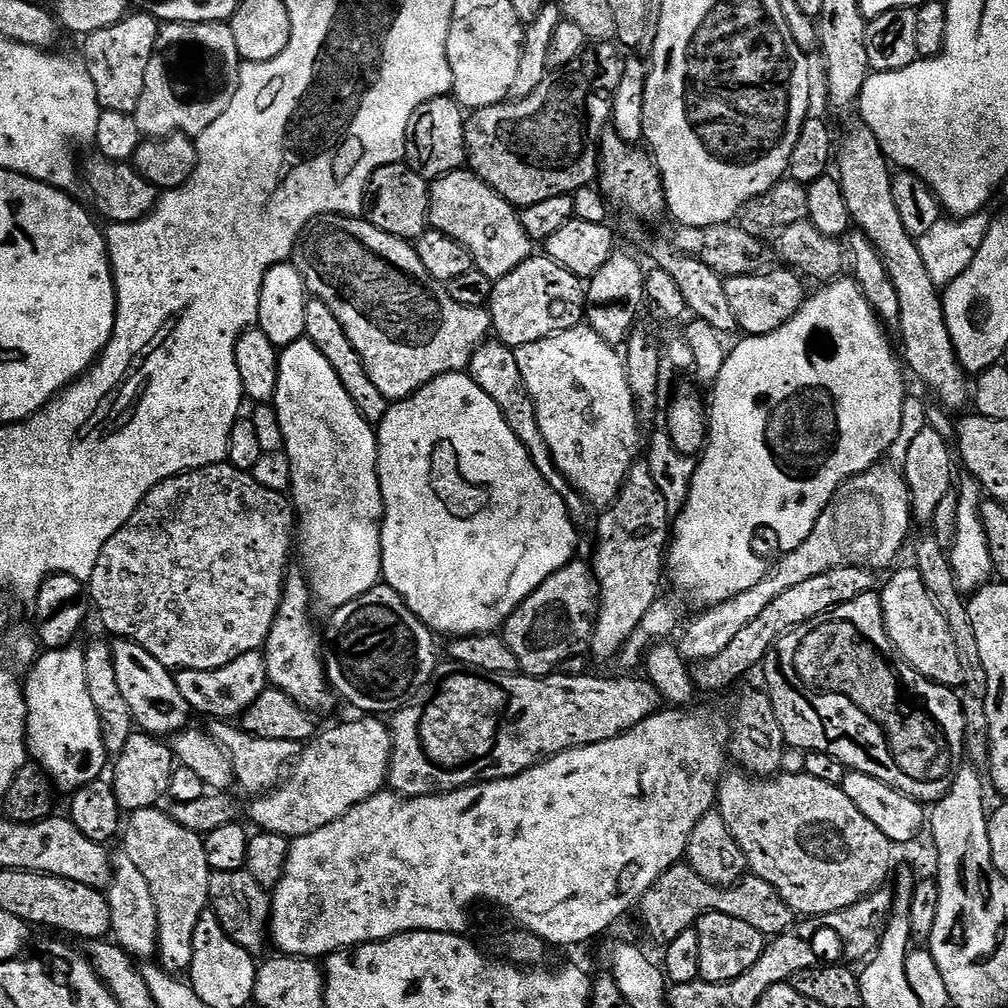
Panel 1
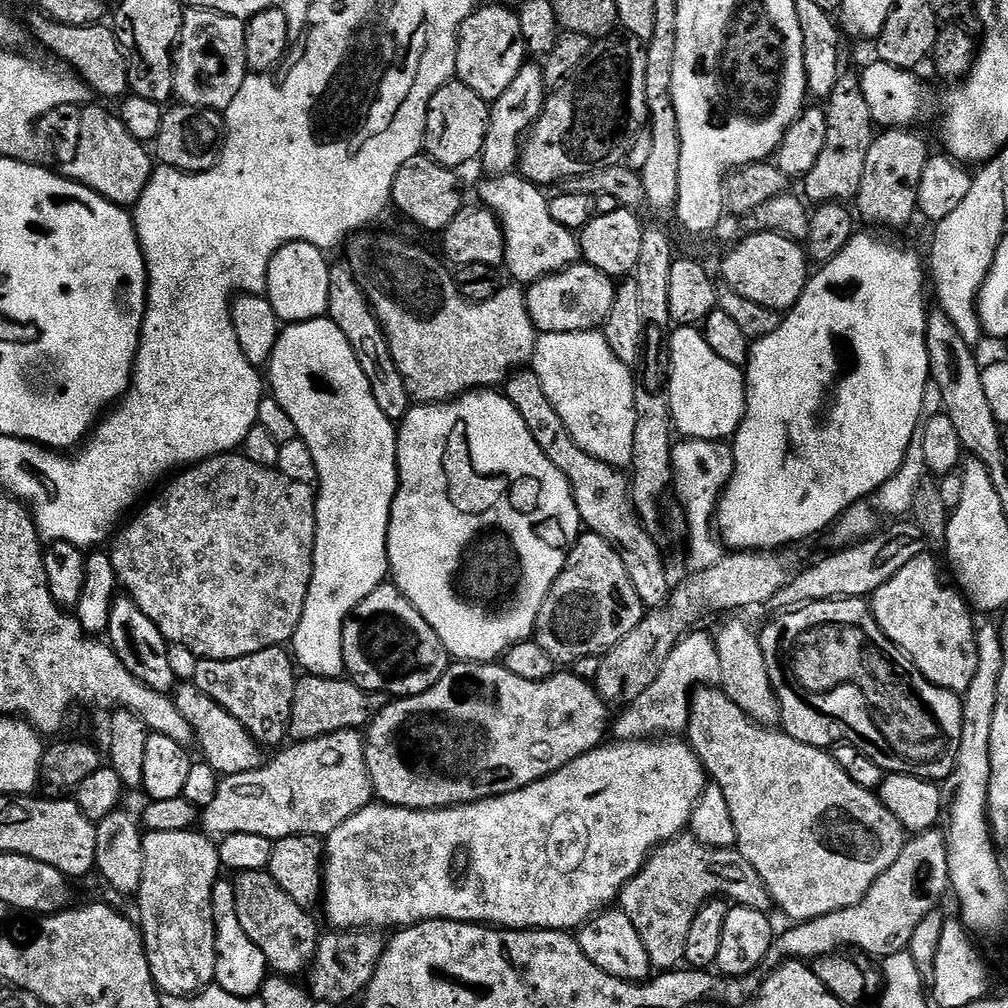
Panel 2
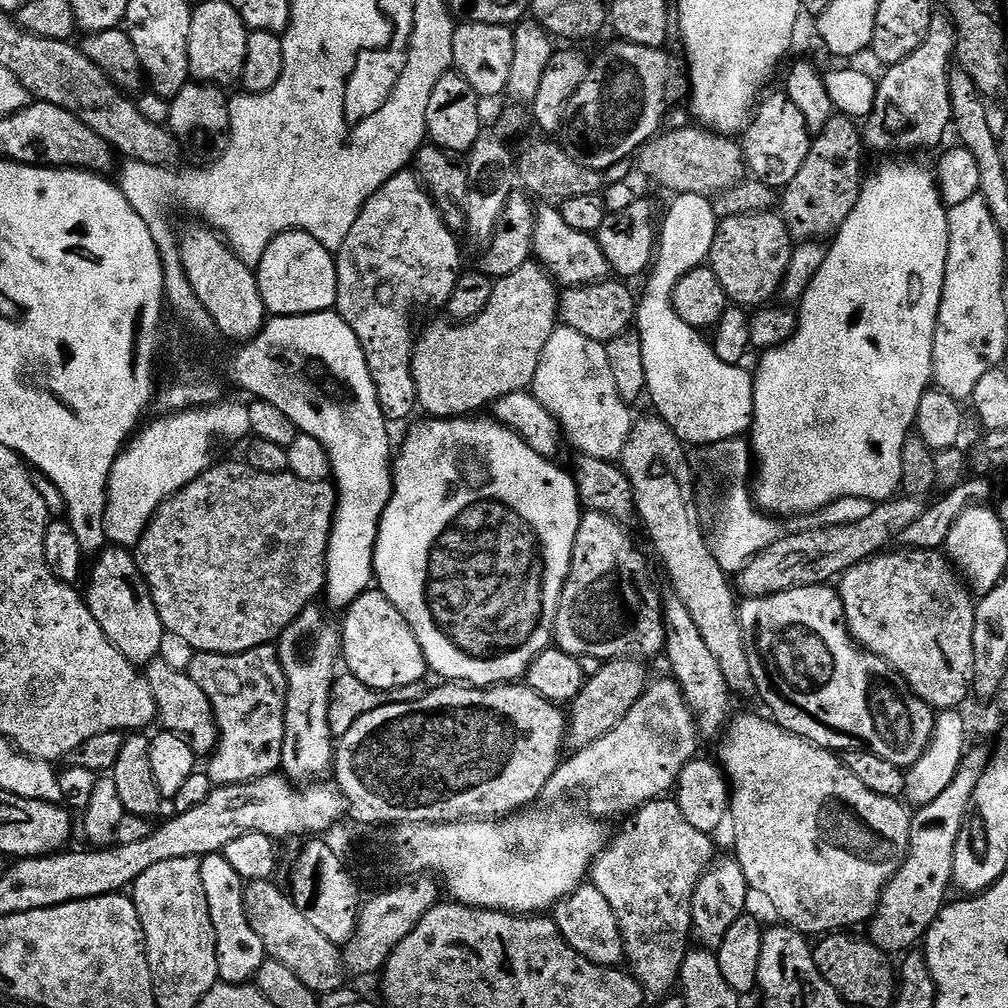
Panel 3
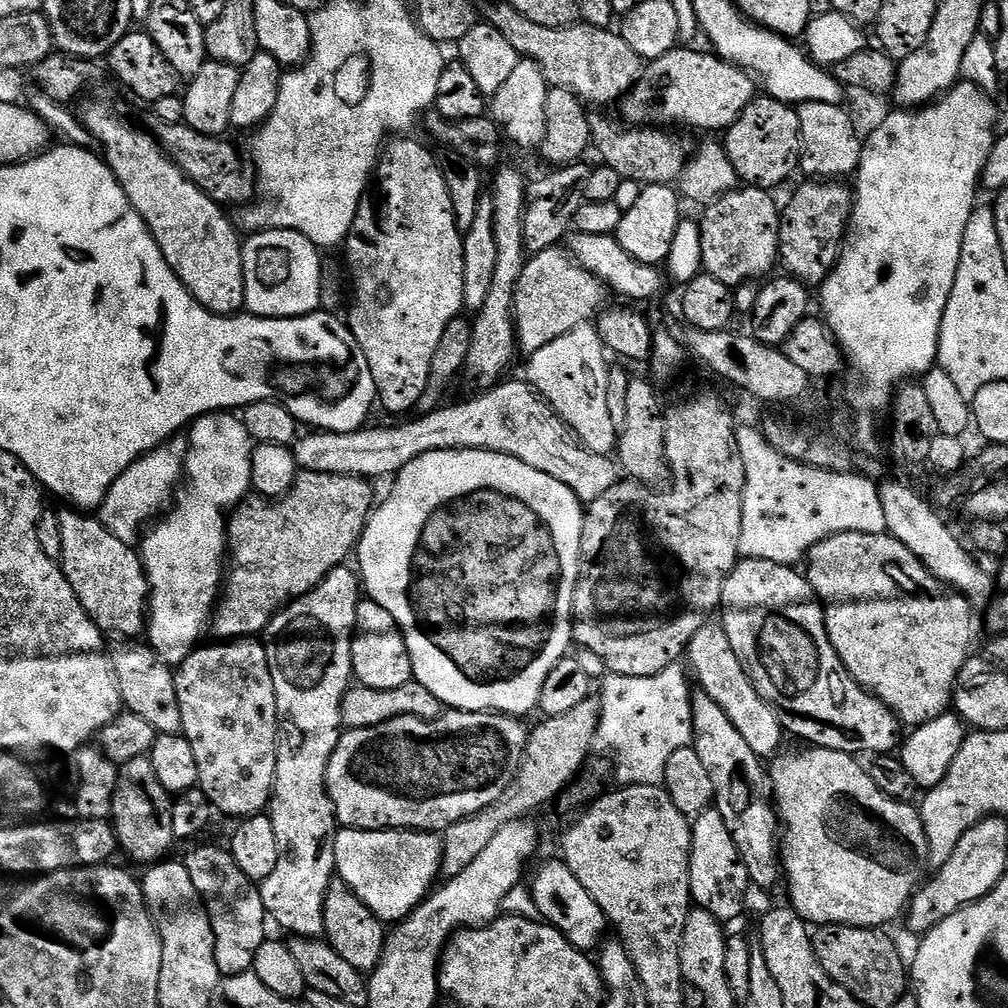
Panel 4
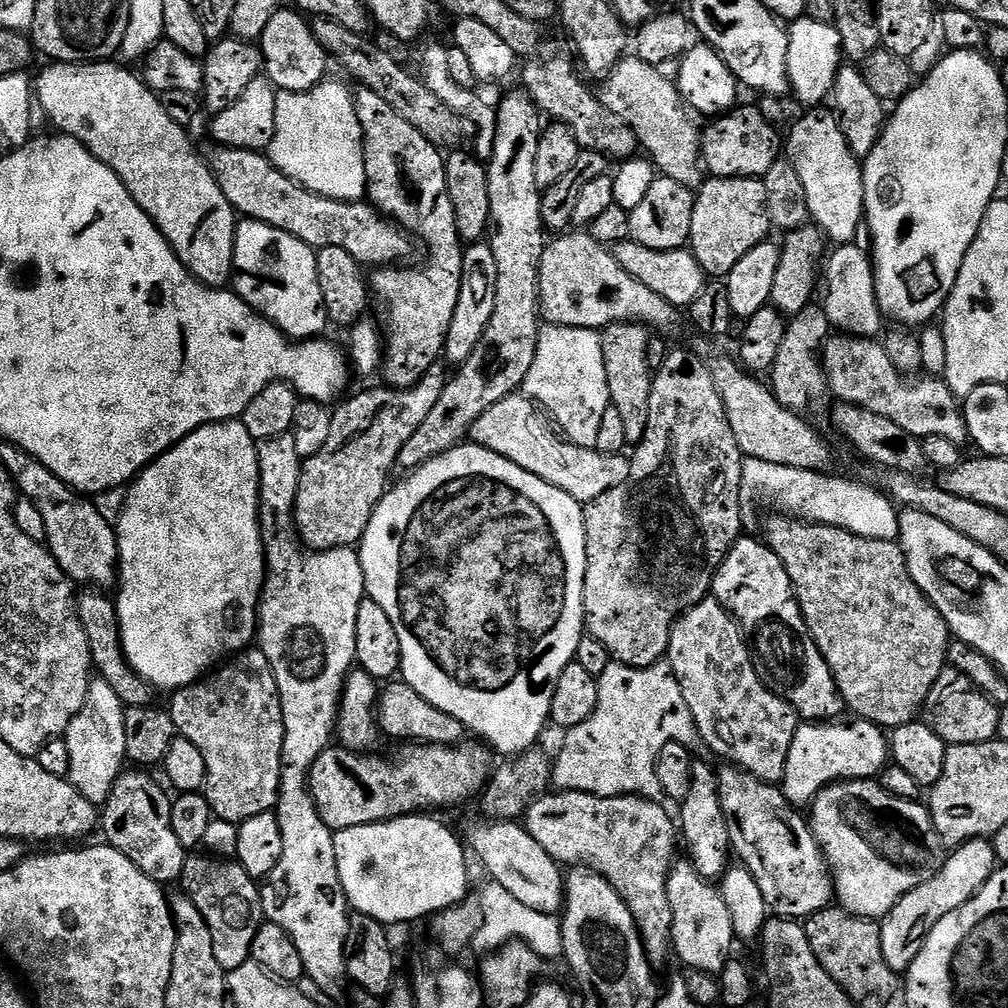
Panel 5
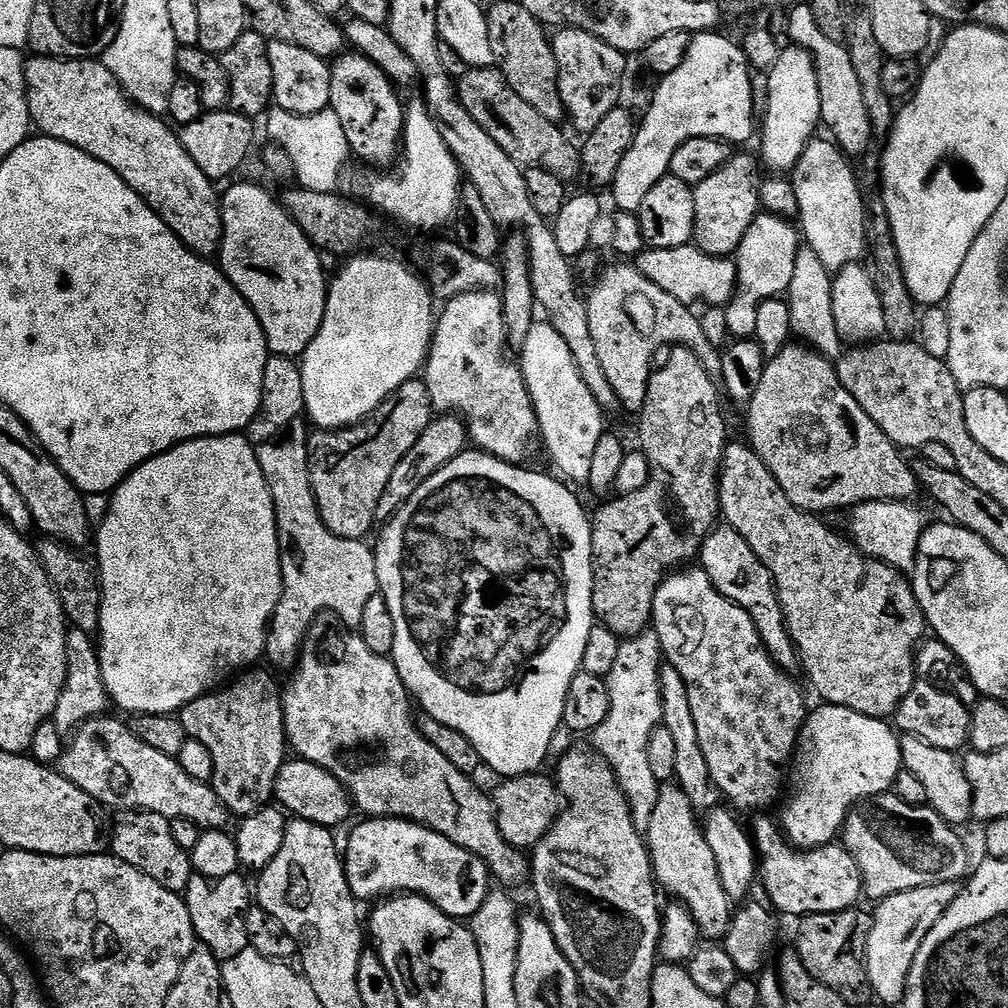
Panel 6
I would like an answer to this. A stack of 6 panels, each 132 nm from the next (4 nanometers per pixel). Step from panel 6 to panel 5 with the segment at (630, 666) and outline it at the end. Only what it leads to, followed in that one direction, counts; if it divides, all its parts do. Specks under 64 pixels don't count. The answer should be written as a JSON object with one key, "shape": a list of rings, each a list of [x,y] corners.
{"shape":[[[667,660],[646,668],[626,667],[625,664],[611,661],[597,680],[598,706],[586,722],[567,729],[563,735],[565,738],[558,758],[556,756],[552,762],[551,785],[557,791],[590,793],[598,797],[642,796],[661,801],[664,795],[656,775],[656,766],[663,747],[670,742],[678,742],[693,752],[695,757],[709,755],[673,668]]]}

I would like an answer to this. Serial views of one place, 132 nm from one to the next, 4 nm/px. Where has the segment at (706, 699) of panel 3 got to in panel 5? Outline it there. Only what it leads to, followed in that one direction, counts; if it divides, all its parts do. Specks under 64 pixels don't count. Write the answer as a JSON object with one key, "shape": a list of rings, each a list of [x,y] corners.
{"shape":[[[724,766],[718,772],[718,794],[722,802],[722,814],[730,830],[735,859],[746,870],[750,870],[750,874],[754,874],[754,882],[758,882],[758,890],[762,890],[762,898],[766,898],[766,906],[771,915],[807,918],[833,903],[834,881],[828,859],[814,838],[809,821],[800,817],[803,815],[792,807],[777,785],[762,782],[741,768]]]}

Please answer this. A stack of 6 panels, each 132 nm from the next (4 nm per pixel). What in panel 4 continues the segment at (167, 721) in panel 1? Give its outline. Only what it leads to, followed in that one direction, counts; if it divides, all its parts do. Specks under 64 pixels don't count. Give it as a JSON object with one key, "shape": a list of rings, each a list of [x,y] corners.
{"shape":[[[80,510],[59,513],[60,534],[62,536],[62,550],[58,561],[64,569],[64,576],[70,582],[74,594],[78,594],[78,602],[82,602],[82,610],[105,634],[120,636],[116,638],[136,638],[146,628],[148,614],[148,576],[144,573],[144,562],[135,547],[119,541],[104,529],[96,518]]]}

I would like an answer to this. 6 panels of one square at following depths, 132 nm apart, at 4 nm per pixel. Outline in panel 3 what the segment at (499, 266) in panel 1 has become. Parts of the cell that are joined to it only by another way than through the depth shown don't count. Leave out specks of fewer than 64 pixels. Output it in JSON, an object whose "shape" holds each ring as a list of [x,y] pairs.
{"shape":[[[537,207],[532,250],[535,259],[543,264],[549,276],[564,288],[581,288],[586,284],[599,284],[600,281],[609,279],[610,269],[606,254],[602,254],[602,246],[595,236],[572,229],[562,218],[559,207]]]}

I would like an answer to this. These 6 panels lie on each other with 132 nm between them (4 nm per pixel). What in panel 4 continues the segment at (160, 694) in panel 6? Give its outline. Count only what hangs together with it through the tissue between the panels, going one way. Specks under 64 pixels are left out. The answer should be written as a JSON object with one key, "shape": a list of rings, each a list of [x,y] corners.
{"shape":[[[228,410],[209,412],[208,415],[201,416],[191,425],[186,439],[187,456],[184,462],[182,483],[174,492],[176,505],[173,506],[172,513],[165,520],[157,519],[143,533],[138,544],[140,558],[144,562],[144,573],[148,576],[146,637],[148,636],[149,641],[147,640],[147,643],[152,651],[169,666],[178,666],[182,663],[193,648],[201,643],[200,635],[209,627],[212,613],[226,579],[226,549],[228,546],[226,513],[241,503],[249,495],[252,487],[250,458],[254,441],[239,415]]]}

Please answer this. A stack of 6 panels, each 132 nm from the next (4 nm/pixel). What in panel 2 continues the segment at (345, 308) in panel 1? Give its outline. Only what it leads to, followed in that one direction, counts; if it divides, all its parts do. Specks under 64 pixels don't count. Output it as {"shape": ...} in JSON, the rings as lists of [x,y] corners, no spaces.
{"shape":[[[356,234],[347,241],[346,264],[380,322],[386,352],[392,355],[390,363],[413,401],[435,404],[454,400],[469,390],[495,389],[503,385],[513,372],[523,369],[531,361],[538,333],[526,306],[523,287],[504,286],[499,294],[489,300],[466,300],[456,289],[453,273],[445,267],[439,255],[431,256],[426,249],[407,244],[396,236],[364,235],[368,234]]]}

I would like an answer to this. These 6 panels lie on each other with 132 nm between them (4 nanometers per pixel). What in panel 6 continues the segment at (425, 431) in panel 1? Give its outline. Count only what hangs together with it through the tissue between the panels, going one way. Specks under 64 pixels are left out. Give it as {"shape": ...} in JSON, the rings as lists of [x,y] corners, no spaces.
{"shape":[[[465,450],[461,456],[442,466],[434,478],[426,478],[426,482],[414,490],[414,498],[410,498],[410,502],[406,502],[406,506],[398,509],[396,515],[383,525],[384,533],[380,541],[374,544],[379,595],[386,598],[386,606],[390,606],[390,614],[394,618],[394,650],[391,659],[402,682],[408,687],[415,703],[425,708],[423,711],[427,715],[433,716],[447,728],[460,731],[472,742],[481,761],[487,766],[489,764],[500,778],[526,776],[543,769],[540,767],[552,748],[552,739],[556,731],[562,728],[566,690],[570,690],[574,674],[581,671],[586,642],[594,625],[592,521],[589,513],[584,513],[579,498],[571,492],[573,489],[555,475],[552,476],[531,472],[528,466],[507,464],[505,460],[489,456],[487,452]]]}

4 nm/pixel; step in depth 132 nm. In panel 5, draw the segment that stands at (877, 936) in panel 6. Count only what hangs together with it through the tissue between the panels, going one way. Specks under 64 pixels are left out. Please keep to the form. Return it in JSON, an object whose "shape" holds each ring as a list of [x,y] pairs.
{"shape":[[[991,839],[967,840],[959,848],[953,848],[947,853],[942,870],[930,878],[930,882],[922,882],[922,886],[914,886],[910,894],[906,894],[896,903],[894,910],[879,921],[882,934],[882,954],[886,954],[886,962],[890,970],[897,974],[907,973],[909,966],[918,958],[920,945],[924,943],[930,930],[946,918],[958,906],[970,902],[986,886],[986,882],[995,874],[998,861],[994,854]]]}

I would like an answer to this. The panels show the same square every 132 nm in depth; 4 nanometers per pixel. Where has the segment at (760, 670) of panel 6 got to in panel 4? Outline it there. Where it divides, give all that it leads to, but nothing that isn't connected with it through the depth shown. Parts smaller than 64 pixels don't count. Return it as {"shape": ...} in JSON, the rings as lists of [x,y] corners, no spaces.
{"shape":[[[719,623],[704,624],[698,634],[690,638],[686,668],[695,687],[705,692],[726,712],[726,718],[730,718],[738,734],[746,738],[746,743],[750,745],[750,750],[754,750],[754,754],[762,758],[772,758],[781,751],[780,743],[786,739],[786,733],[780,725],[780,713],[760,697],[758,690],[754,690],[746,670],[742,670],[742,662],[738,662],[738,654],[734,654],[730,646],[730,638],[726,638]]]}

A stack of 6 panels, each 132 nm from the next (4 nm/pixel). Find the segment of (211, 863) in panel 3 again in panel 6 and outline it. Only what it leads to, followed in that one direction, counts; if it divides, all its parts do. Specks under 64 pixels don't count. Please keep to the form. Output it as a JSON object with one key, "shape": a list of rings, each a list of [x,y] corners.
{"shape":[[[194,874],[190,878],[188,888],[182,893],[184,903],[190,910],[197,941],[211,950],[221,962],[242,954],[248,947],[246,914],[254,892],[250,884],[247,884],[241,876],[235,874],[211,880],[209,877]]]}

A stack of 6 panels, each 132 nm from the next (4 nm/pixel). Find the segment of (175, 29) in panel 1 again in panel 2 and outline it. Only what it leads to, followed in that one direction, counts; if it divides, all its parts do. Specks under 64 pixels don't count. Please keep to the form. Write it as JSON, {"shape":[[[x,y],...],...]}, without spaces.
{"shape":[[[185,7],[184,24],[172,57],[172,90],[179,103],[223,110],[234,102],[234,94],[242,90],[242,82],[250,74],[244,26],[245,21],[221,12]]]}

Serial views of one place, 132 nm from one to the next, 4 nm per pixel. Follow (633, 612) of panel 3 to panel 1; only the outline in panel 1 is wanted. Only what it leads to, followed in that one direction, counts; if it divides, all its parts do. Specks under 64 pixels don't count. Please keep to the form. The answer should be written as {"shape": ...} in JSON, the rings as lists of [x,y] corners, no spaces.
{"shape":[[[573,558],[566,566],[562,566],[554,575],[550,578],[546,578],[546,582],[542,582],[542,586],[538,586],[538,590],[534,590],[534,594],[530,594],[526,599],[522,601],[519,606],[514,610],[514,614],[510,614],[510,618],[502,629],[502,635],[506,643],[510,646],[516,654],[518,654],[521,660],[521,667],[523,671],[529,676],[547,676],[555,673],[572,655],[582,655],[589,651],[592,636],[595,634],[596,619],[600,610],[600,580],[596,577],[593,565],[586,559]]]}

